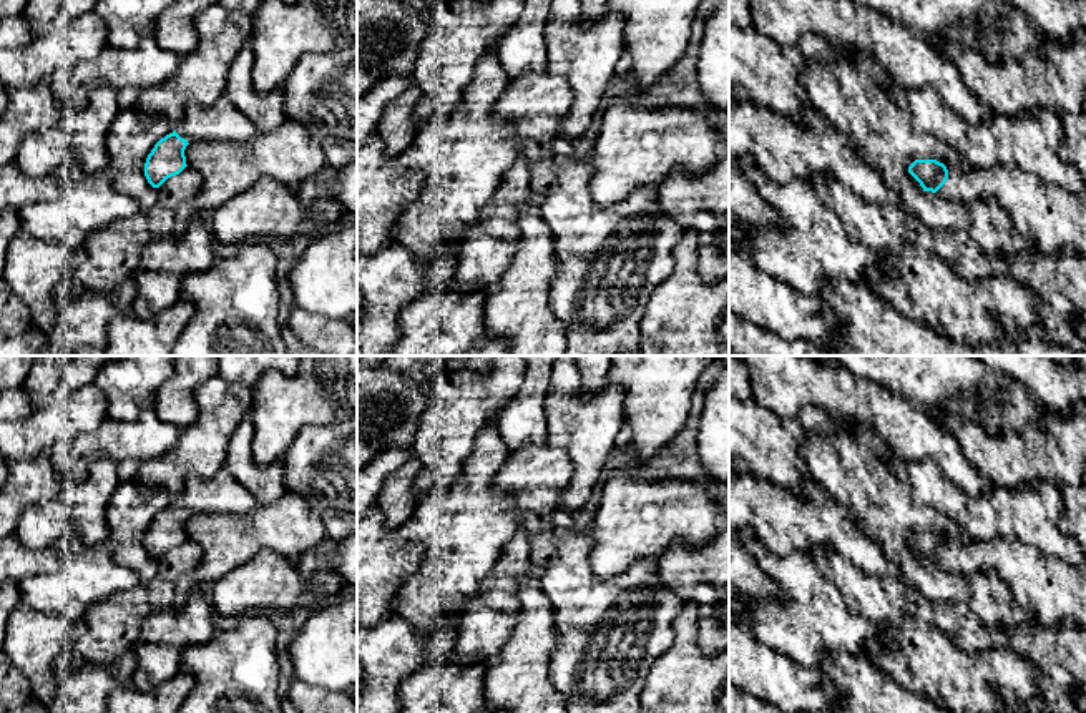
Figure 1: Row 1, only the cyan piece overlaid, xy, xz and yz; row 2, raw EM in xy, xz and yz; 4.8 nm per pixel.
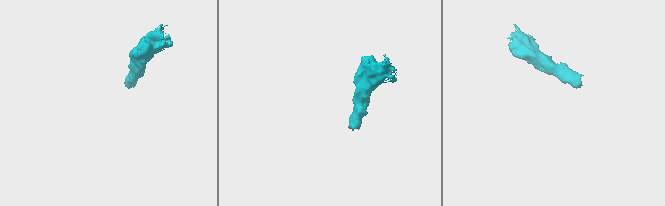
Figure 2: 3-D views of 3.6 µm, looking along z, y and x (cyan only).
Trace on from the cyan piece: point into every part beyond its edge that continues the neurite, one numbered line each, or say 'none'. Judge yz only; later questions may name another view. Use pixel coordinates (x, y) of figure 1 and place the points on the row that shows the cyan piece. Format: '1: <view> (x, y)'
none

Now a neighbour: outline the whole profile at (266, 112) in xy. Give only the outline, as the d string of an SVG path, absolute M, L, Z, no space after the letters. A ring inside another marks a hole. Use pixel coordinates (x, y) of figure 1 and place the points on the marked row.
M241 48L231 65L224 98L254 125L257 133L269 133L287 120L286 96L282 90L259 95L249 81L252 65L252 50Z

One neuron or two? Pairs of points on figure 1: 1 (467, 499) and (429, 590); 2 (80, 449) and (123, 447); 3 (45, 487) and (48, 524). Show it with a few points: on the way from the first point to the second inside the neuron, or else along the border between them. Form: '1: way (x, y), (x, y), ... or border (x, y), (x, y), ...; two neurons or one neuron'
1: way (467, 522), (460, 531), (459, 550), (452, 567); one neuron
2: way (90, 447), (113, 447); one neuron
3: border (62, 489), (32, 504), (20, 516), (19, 526); two neurons

